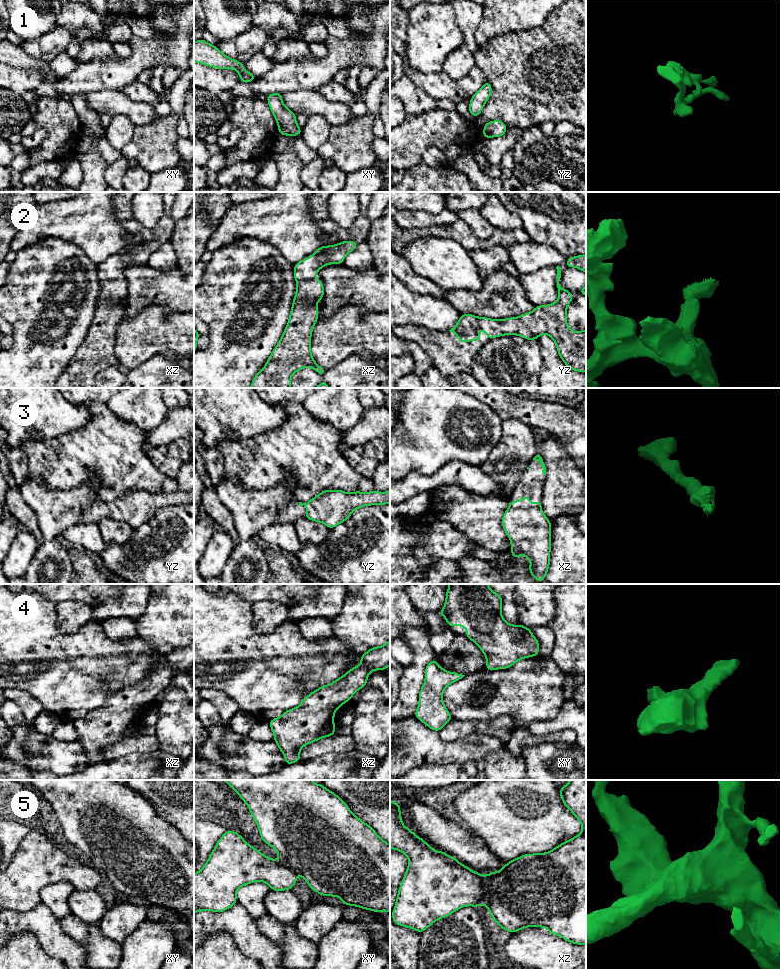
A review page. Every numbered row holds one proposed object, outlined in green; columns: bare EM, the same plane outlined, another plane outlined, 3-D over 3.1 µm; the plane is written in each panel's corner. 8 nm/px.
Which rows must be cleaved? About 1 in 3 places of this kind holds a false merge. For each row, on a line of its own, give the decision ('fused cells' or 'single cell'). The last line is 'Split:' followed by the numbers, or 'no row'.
1: single cell
2: single cell
3: single cell
4: single cell
5: fused cells
Split: 5

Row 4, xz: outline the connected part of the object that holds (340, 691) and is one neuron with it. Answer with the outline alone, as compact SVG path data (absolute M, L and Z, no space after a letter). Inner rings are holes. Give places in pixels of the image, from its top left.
M390 640L380 647L371 647L368 652L361 654L360 661L360 665L350 669L342 677L310 693L298 707L289 709L280 717L269 721L274 733L274 741L285 755L286 765L301 760L300 749L303 746L335 734L334 714L336 710L350 701L356 691L366 686L371 671L383 671L390 666Z

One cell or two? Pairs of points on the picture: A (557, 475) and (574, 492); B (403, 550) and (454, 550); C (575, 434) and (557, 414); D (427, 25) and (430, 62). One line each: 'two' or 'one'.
A: one
B: one
C: one
D: one

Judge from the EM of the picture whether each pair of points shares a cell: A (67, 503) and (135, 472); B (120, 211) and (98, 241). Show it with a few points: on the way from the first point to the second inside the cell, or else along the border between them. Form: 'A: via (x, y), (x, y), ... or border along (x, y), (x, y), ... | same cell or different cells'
A: border along (101, 479), (92, 471), (83, 482), (74, 487) | different cells
B: border along (112, 202), (115, 217), (130, 236) | different cells

